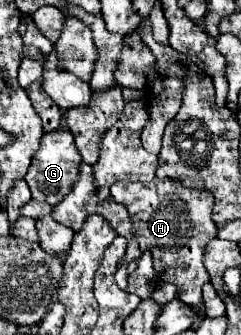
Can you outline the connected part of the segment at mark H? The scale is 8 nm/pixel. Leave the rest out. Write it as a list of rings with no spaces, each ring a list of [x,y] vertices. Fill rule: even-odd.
[[[152,179],[148,183],[118,181],[110,187],[114,201],[128,209],[134,237],[142,251],[150,251],[154,259],[154,271],[162,283],[176,285],[178,299],[190,307],[200,309],[202,285],[210,281],[208,271],[202,265],[204,249],[218,229],[212,221],[214,195],[198,189],[188,189],[172,179]]]

